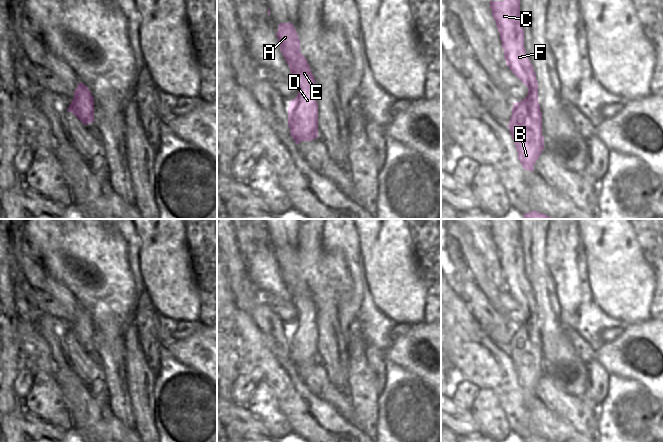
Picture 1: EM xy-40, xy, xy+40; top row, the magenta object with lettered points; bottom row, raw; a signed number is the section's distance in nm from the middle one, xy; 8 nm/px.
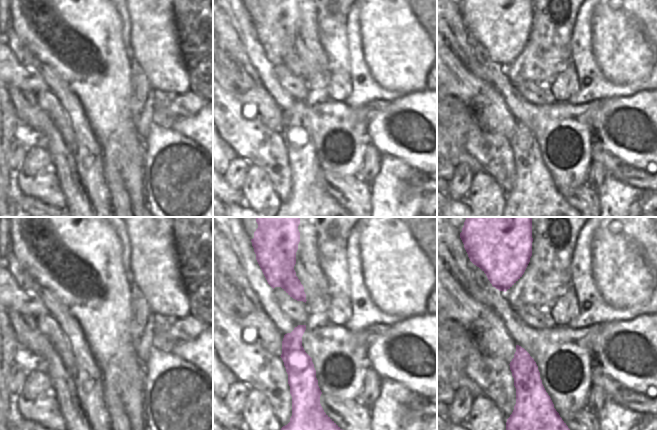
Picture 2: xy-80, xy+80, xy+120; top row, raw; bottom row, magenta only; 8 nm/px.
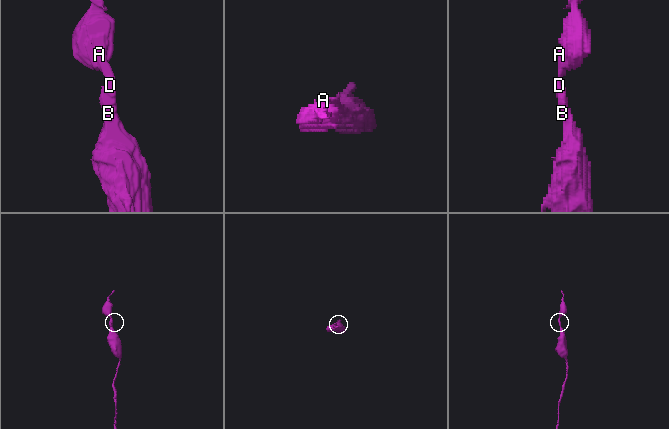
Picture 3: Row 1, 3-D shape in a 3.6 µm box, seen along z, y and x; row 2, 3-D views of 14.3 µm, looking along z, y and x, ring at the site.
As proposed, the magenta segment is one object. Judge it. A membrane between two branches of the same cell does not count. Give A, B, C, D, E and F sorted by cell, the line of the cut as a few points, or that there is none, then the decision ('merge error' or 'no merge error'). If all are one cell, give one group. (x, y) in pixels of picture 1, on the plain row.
A C D E F / B | xy (288, 342), (299, 346), (302, 351), (297, 356), (317, 359) | merge error

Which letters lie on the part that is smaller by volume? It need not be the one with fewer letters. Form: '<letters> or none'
A, C, D, E, F.

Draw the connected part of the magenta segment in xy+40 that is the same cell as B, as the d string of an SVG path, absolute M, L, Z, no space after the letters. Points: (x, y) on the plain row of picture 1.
M510 343L510 358L518 376L518 384L527 395L534 395L534 388L544 374L544 360L531 357L523 345Z

